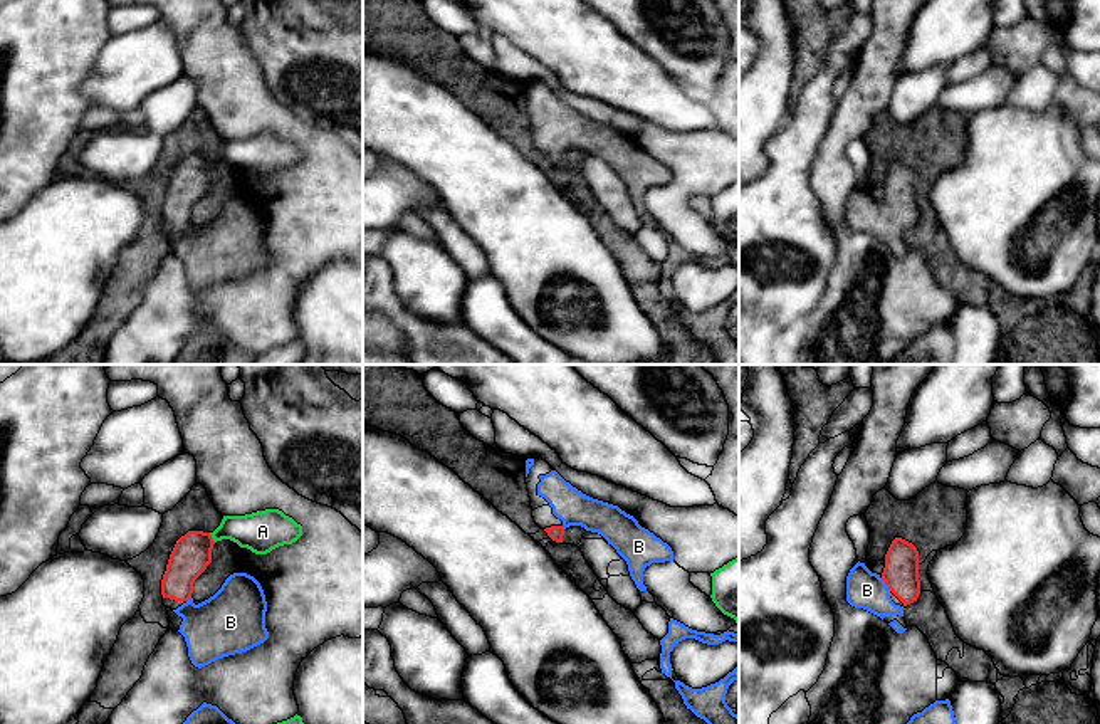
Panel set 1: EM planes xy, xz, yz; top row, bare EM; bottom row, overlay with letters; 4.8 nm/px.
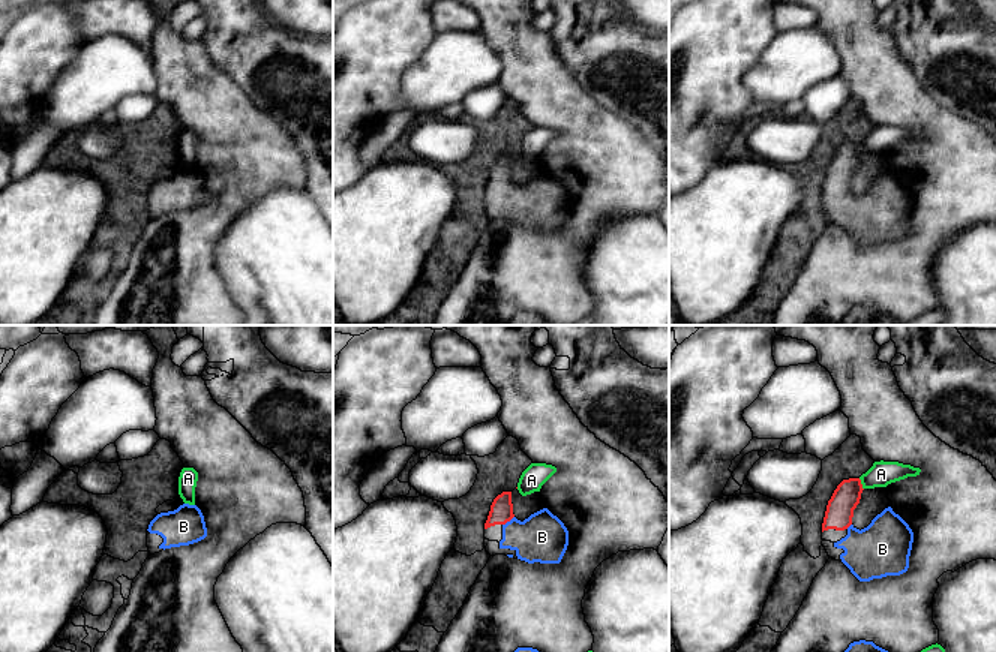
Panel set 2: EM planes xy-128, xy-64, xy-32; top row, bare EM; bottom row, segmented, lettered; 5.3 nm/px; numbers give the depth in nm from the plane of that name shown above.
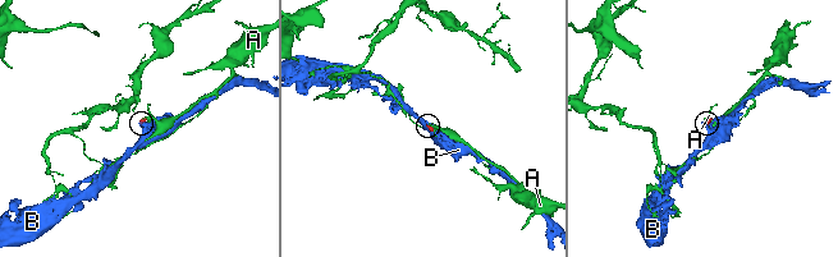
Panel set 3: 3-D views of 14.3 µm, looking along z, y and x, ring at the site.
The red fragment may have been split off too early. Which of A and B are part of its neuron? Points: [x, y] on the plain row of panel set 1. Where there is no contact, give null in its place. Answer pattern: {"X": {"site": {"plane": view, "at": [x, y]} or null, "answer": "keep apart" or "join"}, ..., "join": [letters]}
{"A": {"site": {"plane": "xy", "at": [212, 162]}, "answer": "keep apart"}, "B": {"site": {"plane": "yz", "at": [885, 207]}, "answer": "join"}, "join": ["B"]}

